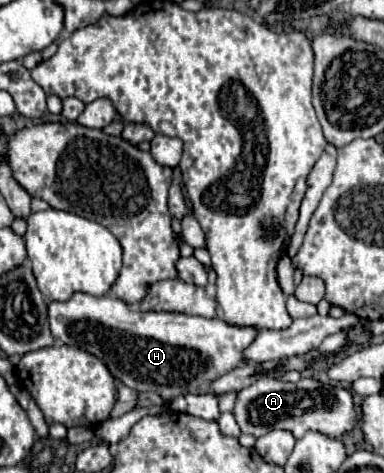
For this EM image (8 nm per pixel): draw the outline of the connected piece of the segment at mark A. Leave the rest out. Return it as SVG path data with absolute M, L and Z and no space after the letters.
M263 377L259 383L245 387L237 393L233 415L243 433L263 437L273 429L289 431L295 439L301 439L305 431L319 431L331 437L341 437L355 425L353 397L347 389L323 385L315 379L301 379L299 383L285 383L281 379Z

